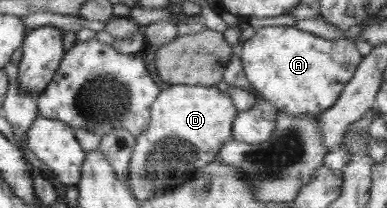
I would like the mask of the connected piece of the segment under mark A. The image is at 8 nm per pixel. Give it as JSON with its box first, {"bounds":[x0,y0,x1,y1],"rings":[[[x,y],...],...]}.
{"bounds":[240,26,364,118],"rings":[[[268,26],[258,30],[253,38],[243,43],[240,52],[244,74],[254,86],[256,95],[270,102],[277,111],[294,118],[318,118],[337,104],[362,58],[364,55],[360,54],[352,39],[343,36],[325,40],[286,26]]]}

